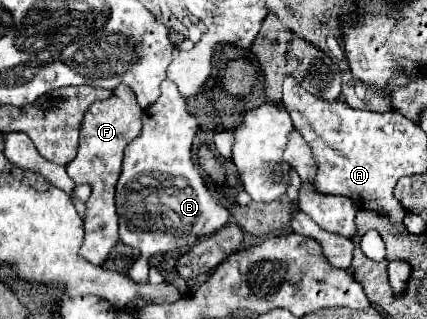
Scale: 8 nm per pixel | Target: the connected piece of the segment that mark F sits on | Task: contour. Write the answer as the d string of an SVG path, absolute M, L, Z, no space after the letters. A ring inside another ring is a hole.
M125 84L113 88L113 94L101 102L95 102L83 116L79 132L79 152L73 162L67 164L67 174L75 184L89 184L91 196L85 202L85 240L79 248L79 256L87 262L101 266L109 250L117 244L117 212L115 212L115 184L121 174L123 150L129 140L135 140L141 130L143 110L135 102L133 90Z

